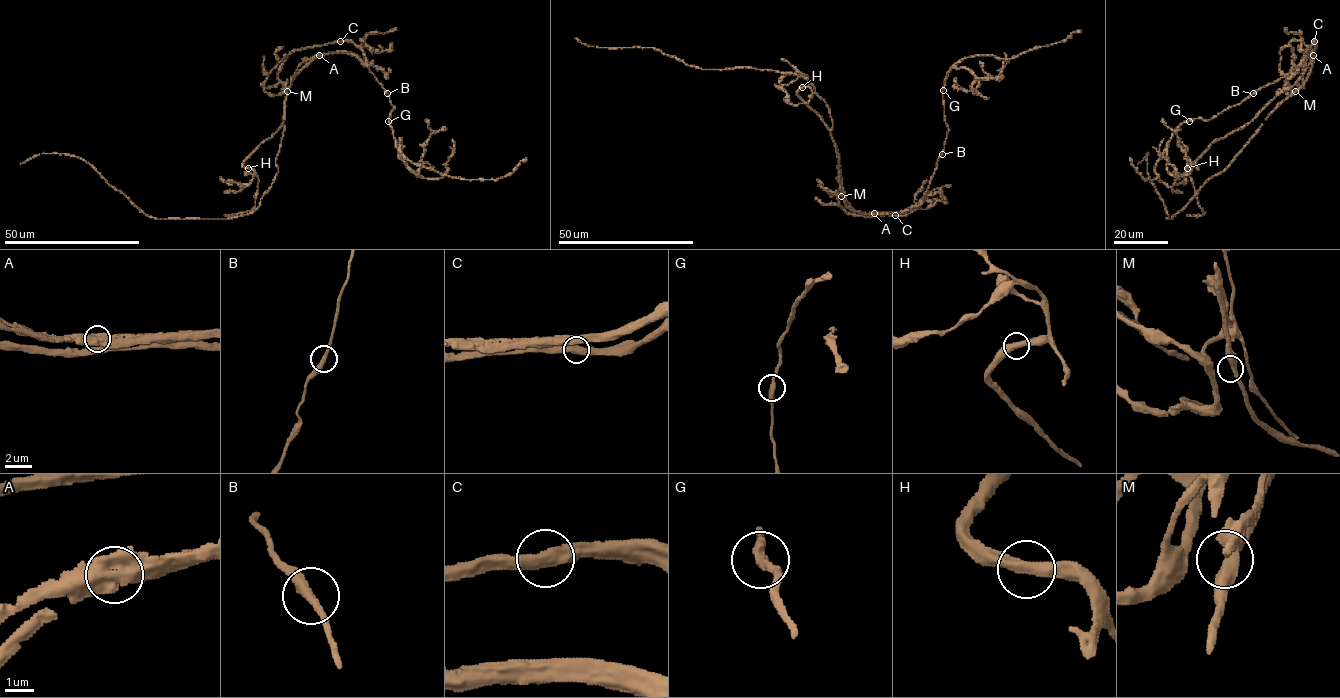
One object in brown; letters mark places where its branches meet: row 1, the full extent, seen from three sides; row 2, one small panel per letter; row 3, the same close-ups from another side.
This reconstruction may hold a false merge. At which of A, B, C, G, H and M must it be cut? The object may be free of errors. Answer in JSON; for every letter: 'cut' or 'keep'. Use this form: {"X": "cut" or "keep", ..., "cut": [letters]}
{"A": "cut", "B": "keep", "C": "keep", "G": "keep", "H": "keep", "M": "keep", "cut": ["A"]}

